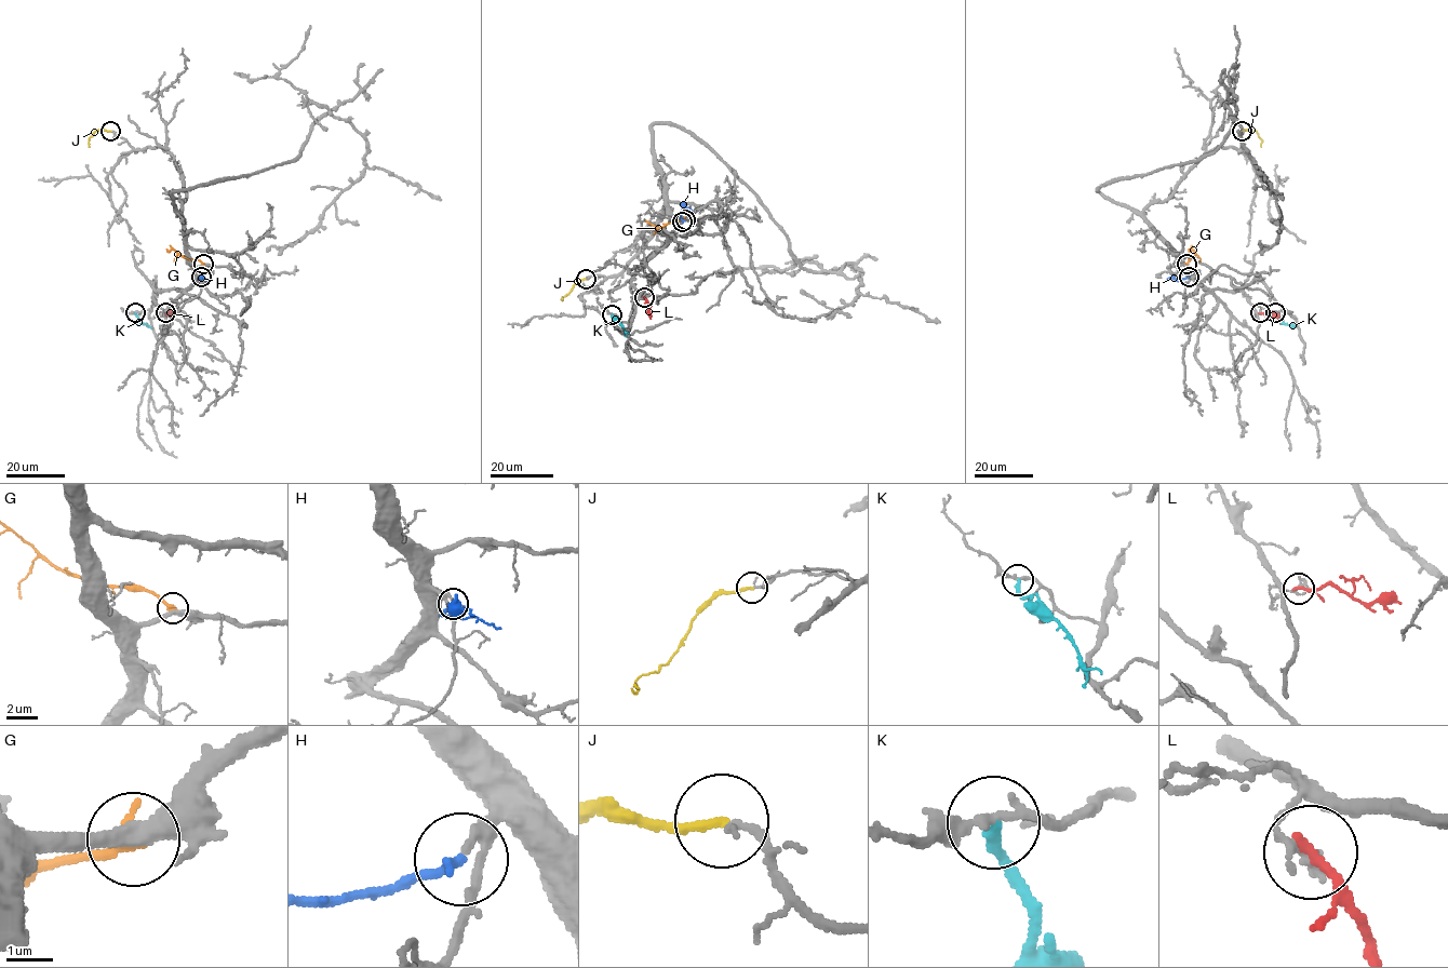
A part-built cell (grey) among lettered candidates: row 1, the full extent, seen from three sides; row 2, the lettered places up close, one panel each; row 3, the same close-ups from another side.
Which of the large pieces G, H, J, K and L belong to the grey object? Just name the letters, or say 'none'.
H

